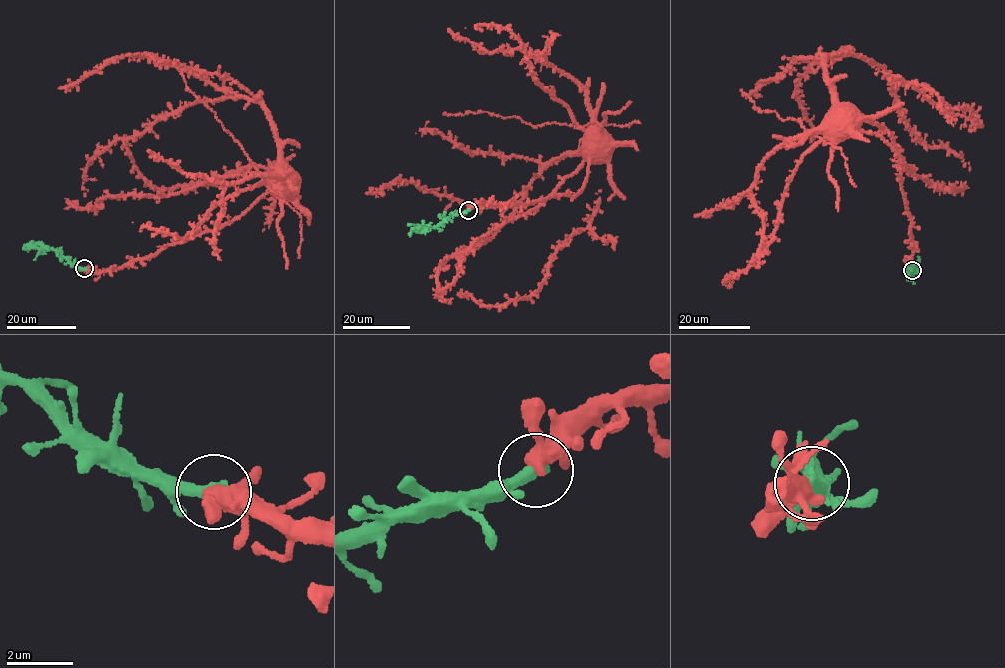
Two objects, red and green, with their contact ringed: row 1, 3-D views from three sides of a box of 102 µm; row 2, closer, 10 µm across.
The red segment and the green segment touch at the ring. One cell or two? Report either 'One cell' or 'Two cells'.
One cell

